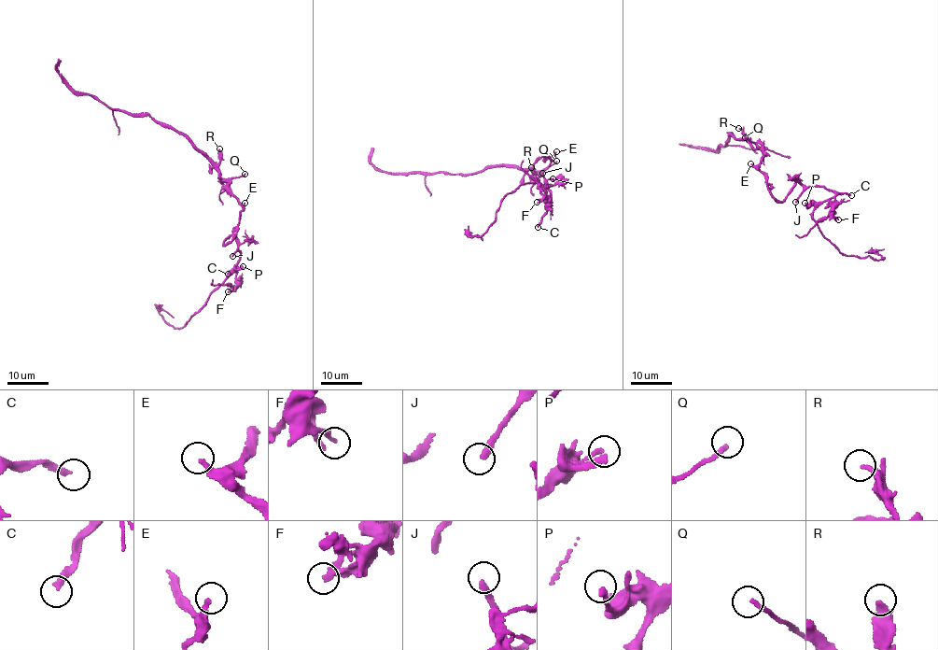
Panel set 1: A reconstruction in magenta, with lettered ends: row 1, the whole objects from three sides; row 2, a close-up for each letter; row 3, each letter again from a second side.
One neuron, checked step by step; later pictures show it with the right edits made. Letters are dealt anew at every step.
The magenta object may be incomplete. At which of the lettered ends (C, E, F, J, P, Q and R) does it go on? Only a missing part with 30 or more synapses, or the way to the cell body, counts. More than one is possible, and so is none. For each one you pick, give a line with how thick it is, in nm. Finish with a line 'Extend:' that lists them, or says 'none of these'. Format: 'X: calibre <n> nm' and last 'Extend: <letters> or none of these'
C: calibre 240 nm
E: calibre 240 nm
J: calibre 240 nm
Extend: C, E, J

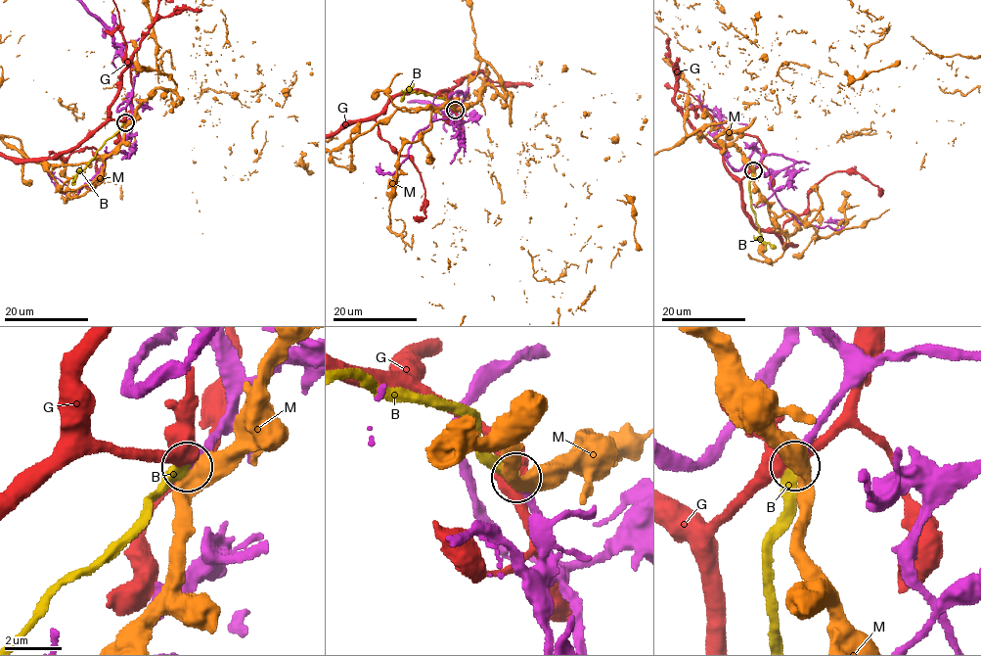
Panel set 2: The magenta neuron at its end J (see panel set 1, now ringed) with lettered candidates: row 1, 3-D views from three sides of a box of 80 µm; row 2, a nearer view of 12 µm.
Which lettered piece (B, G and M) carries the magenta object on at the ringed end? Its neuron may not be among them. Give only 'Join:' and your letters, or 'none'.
Join: B

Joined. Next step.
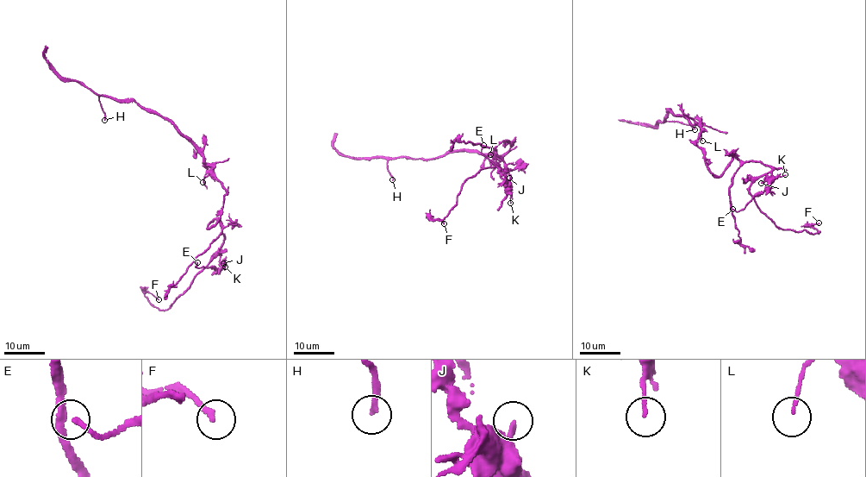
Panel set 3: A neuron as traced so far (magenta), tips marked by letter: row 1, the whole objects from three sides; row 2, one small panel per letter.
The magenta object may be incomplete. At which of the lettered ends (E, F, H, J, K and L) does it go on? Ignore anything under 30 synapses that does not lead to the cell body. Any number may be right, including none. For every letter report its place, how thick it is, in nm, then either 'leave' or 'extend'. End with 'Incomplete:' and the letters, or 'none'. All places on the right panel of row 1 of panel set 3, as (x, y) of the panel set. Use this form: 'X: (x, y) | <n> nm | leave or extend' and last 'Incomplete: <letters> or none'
E: (732, 209) | 130 nm | leave
F: (819, 222) | 180 nm | leave
H: (694, 129) | 220 nm | extend
J: (761, 183) | 240 nm | leave
K: (785, 174) | 120 nm | leave
L: (702, 141) | 100 nm | leave
Incomplete: H

